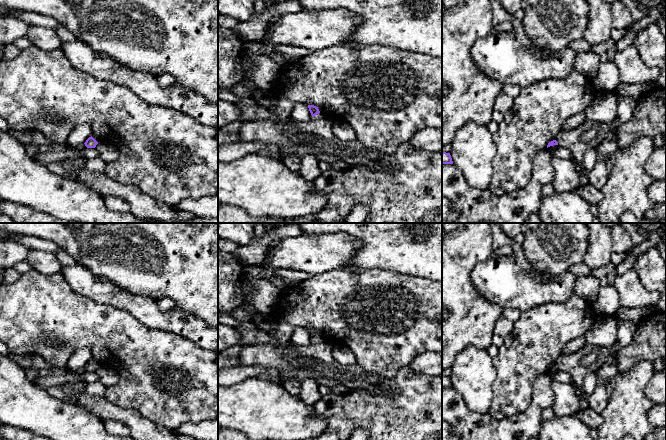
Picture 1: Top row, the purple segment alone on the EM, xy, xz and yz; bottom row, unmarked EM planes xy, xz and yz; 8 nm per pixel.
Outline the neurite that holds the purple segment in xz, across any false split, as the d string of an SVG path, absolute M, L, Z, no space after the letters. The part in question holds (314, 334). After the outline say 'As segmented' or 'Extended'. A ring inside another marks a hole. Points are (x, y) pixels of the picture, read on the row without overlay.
M308 329L312 342L308 346L288 345L278 346L274 344L256 344L244 346L240 353L240 366L261 366L264 372L257 378L283 386L285 379L297 379L303 382L306 379L314 379L318 385L329 388L339 385L346 386L350 391L365 390L374 395L394 395L391 380L379 374L367 373L357 363L345 366L338 363L332 356L332 343L321 337L318 331Z. Extended

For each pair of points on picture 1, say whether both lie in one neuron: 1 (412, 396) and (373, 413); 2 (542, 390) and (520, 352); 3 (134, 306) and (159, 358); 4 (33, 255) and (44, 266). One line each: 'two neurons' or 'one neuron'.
1: one neuron
2: two neurons
3: two neurons
4: one neuron

